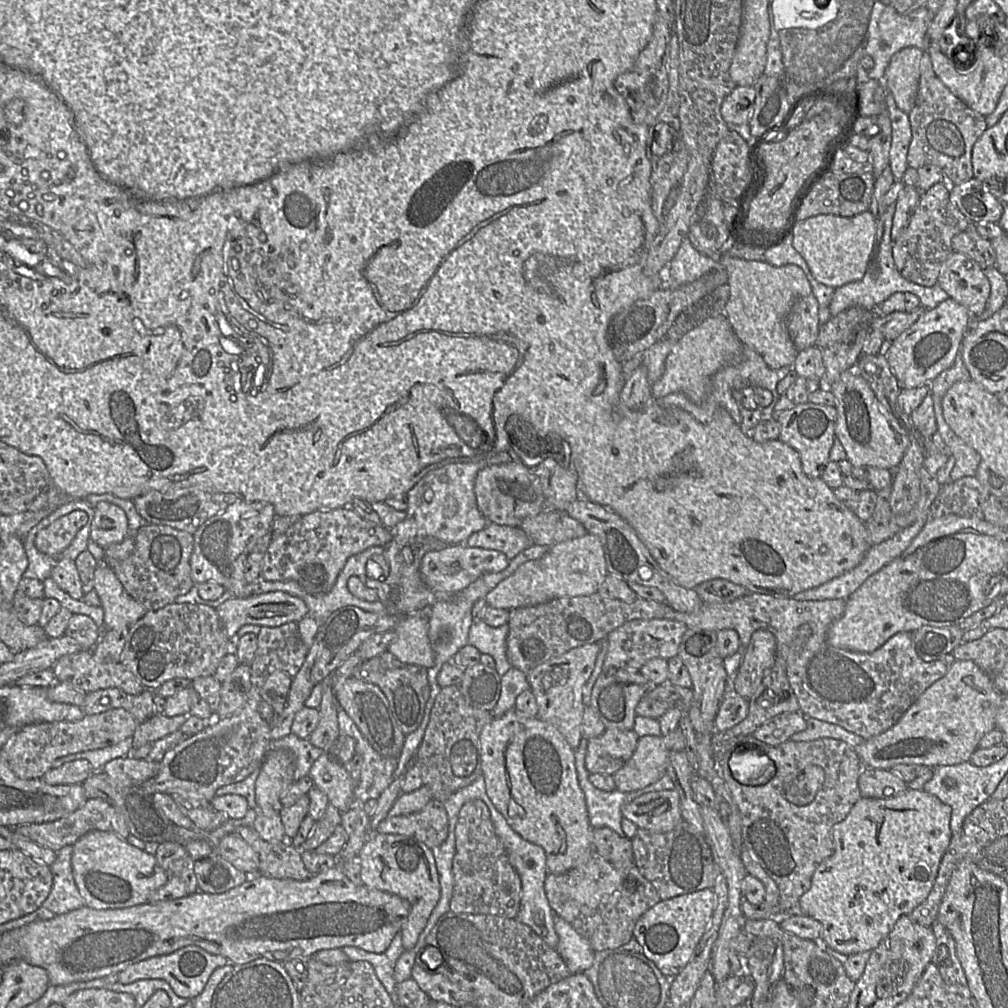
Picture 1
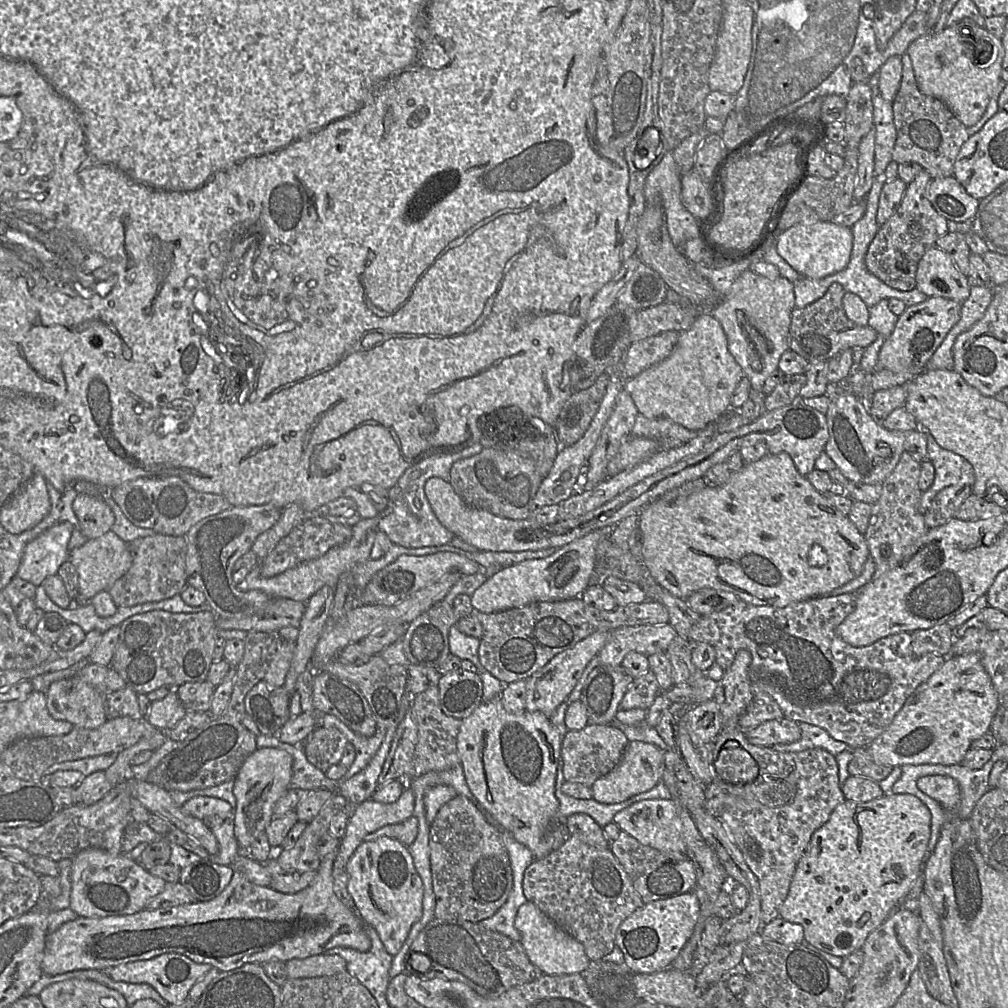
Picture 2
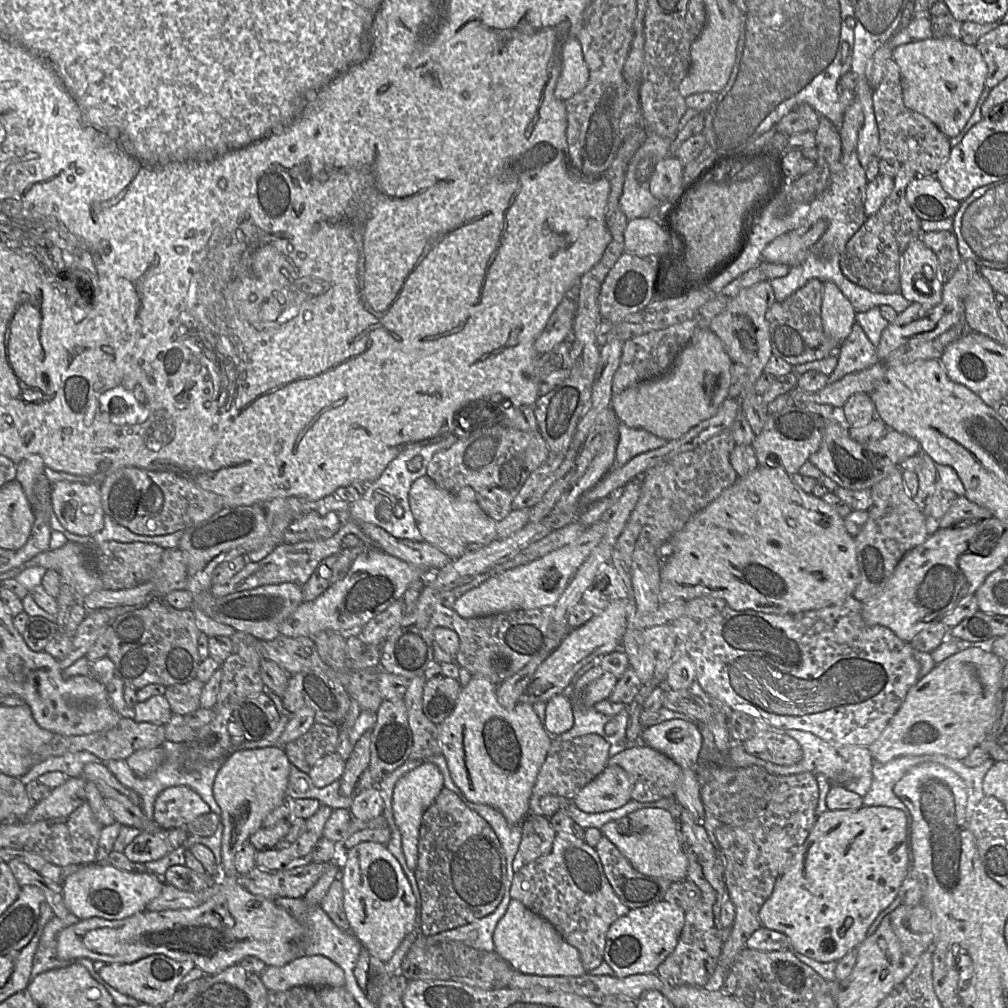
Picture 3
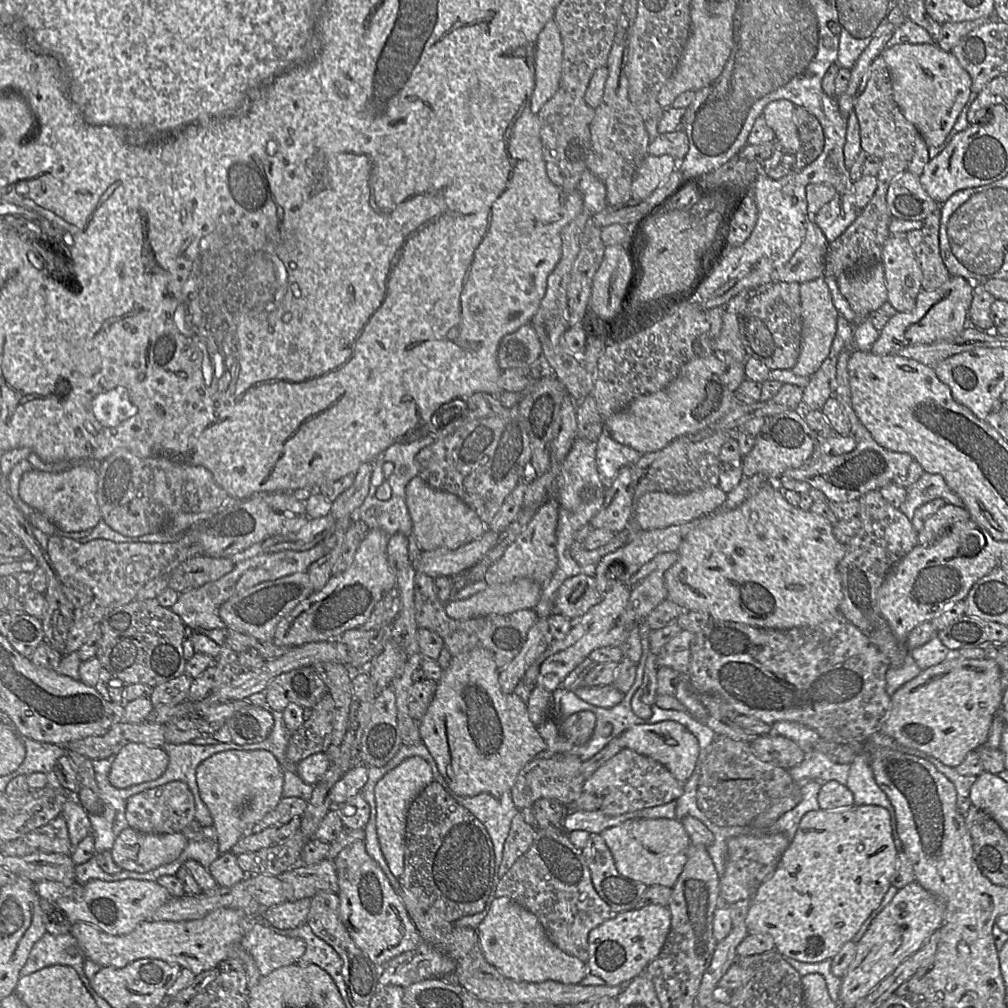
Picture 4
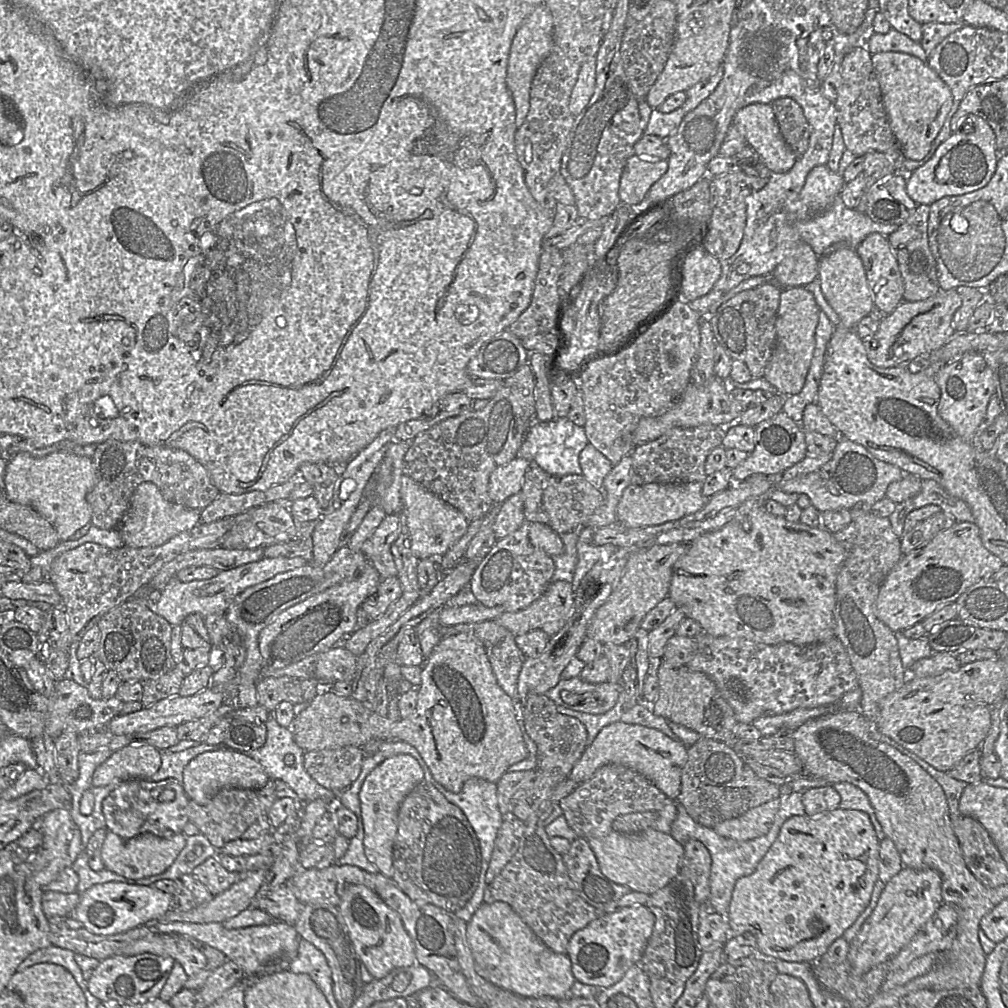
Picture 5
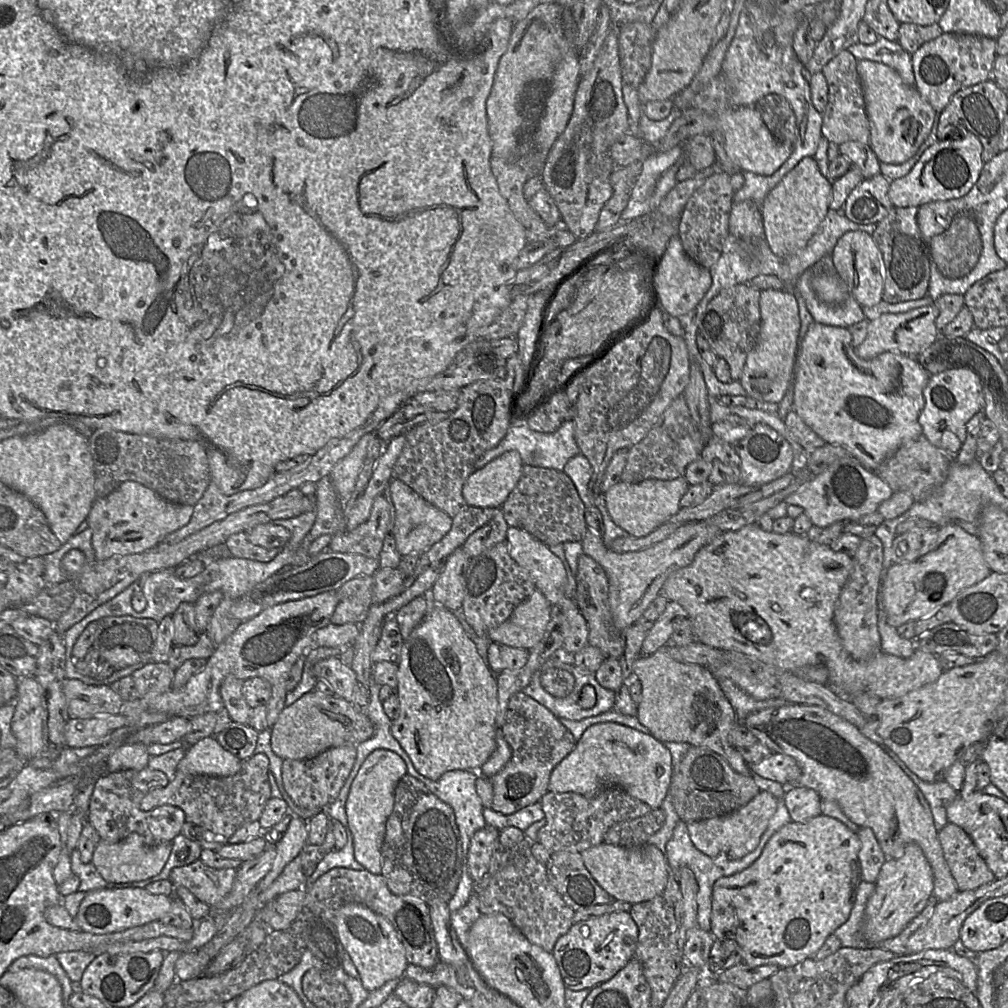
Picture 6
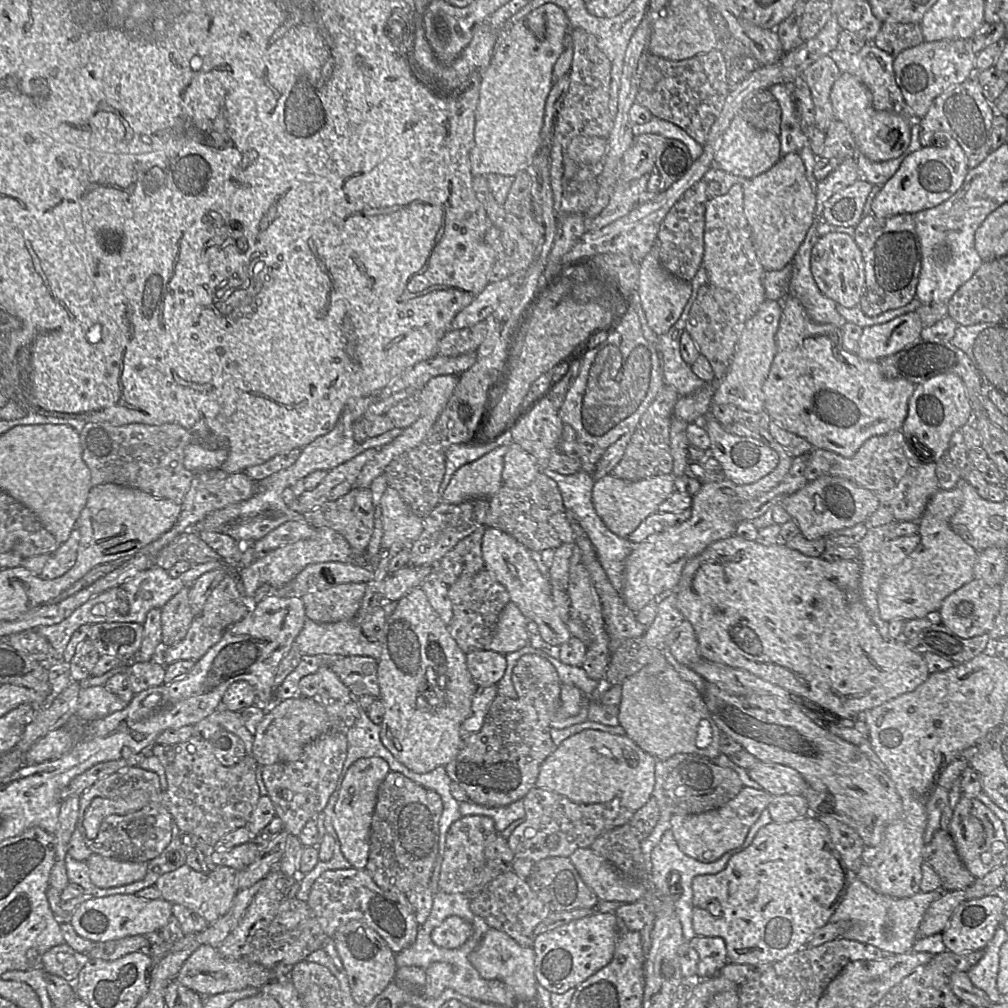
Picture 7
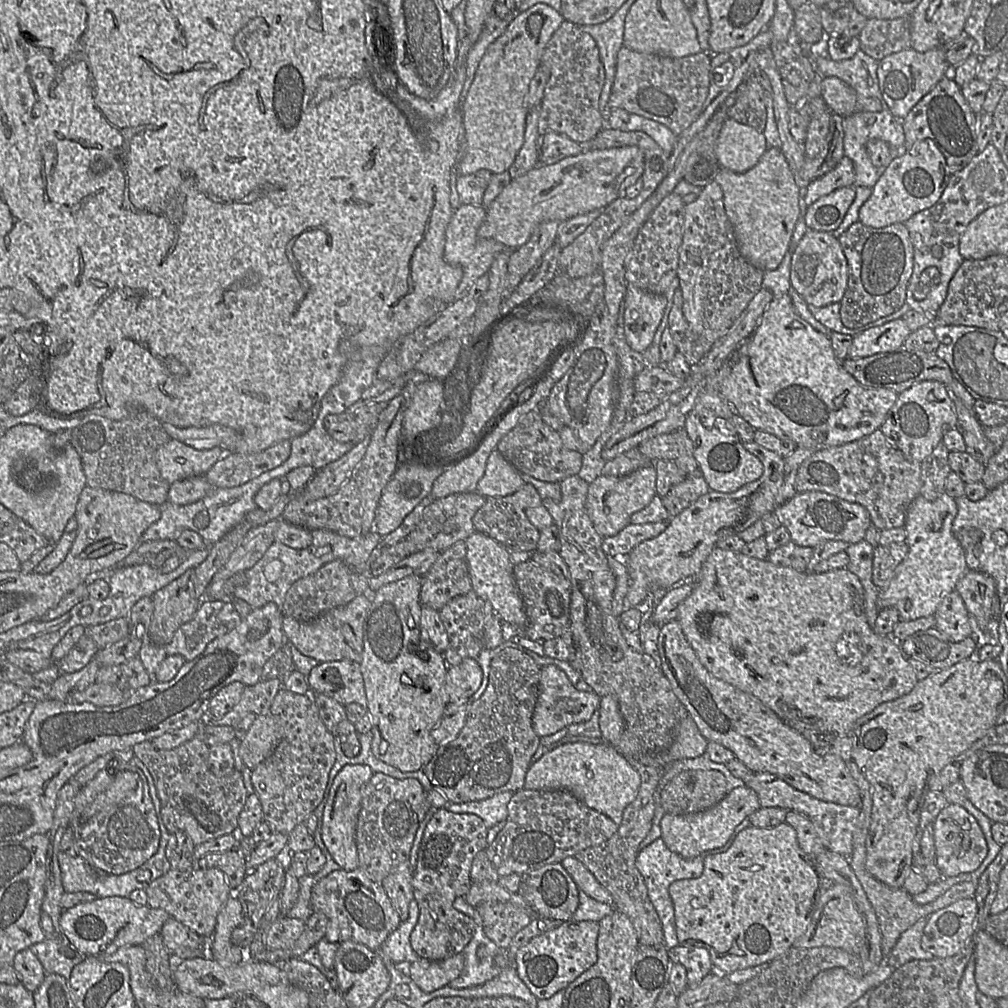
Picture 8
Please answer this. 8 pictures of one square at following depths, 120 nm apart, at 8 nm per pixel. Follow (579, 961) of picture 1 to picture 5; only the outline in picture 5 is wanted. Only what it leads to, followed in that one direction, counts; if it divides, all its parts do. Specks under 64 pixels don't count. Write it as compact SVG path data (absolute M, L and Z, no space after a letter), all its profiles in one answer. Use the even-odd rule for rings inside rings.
M502 901L482 904L467 923L466 933L480 977L524 997L563 999L569 996L576 981L570 958L550 949L509 904Z

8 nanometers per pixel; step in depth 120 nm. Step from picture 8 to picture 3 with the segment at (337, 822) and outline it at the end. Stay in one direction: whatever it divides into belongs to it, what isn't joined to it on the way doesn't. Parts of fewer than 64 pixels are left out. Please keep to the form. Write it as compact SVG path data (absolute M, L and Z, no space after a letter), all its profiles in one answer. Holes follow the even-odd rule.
M432 763L421 764L417 768L406 773L395 784L392 794L391 812L394 825L401 836L402 851L409 869L414 870L417 865L419 828L422 815L435 801L443 788L443 775L438 767Z

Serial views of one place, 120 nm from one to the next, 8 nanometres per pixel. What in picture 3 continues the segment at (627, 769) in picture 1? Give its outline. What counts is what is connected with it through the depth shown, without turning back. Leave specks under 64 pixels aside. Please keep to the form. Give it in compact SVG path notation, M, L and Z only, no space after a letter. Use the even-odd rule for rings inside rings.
M607 766L592 782L573 798L583 812L599 813L619 808L631 800L633 780L619 766Z

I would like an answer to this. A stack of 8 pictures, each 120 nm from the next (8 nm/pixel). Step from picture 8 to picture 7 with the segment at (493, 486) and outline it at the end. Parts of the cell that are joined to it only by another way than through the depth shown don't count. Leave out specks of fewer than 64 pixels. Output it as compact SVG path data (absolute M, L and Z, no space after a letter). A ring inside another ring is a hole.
M517 444L508 446L502 471L503 486L522 489L531 484L542 469L535 458Z

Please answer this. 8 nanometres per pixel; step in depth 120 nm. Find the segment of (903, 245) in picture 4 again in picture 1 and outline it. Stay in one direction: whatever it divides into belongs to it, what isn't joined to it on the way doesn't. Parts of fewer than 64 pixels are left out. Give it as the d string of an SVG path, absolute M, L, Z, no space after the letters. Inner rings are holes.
M954 252L943 264L937 285L946 291L949 298L965 306L972 315L980 315L990 295L990 282L979 264L965 254Z

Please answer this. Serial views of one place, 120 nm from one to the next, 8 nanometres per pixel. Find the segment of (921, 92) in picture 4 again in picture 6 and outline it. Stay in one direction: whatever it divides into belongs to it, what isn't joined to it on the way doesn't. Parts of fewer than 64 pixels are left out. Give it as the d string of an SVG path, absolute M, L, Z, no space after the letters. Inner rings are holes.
M870 60L858 62L866 113L870 123L869 147L881 163L902 164L913 157L931 133L936 111L891 67Z

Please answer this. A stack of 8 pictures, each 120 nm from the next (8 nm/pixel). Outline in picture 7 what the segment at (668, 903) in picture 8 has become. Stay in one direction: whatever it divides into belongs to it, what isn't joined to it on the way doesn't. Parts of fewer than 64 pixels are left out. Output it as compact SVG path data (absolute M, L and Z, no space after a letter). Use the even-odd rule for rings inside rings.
M669 829L664 832L660 842L654 847L650 856L650 880L652 889L662 897L670 897L674 902L675 911L682 925L685 941L690 941L696 935L692 926L693 914L693 891L691 883L698 875L716 874L724 870L729 858L741 851L742 846L734 851L724 854L719 860L713 862L700 862L684 854L678 847L672 831Z

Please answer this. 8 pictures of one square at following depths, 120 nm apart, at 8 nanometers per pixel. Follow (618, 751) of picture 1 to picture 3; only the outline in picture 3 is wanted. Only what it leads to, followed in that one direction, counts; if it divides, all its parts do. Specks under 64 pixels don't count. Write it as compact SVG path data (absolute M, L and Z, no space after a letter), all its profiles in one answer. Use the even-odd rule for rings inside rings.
M595 733L567 741L553 739L552 746L533 786L532 798L554 795L573 799L582 788L605 770L611 756L611 745L602 736Z

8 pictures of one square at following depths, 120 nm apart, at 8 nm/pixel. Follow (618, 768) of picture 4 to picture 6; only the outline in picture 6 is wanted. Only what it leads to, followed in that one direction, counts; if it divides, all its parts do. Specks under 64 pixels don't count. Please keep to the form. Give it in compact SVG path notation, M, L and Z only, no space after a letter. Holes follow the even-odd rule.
M620 788L605 789L591 798L575 792L547 791L541 797L540 803L545 824L538 831L534 843L541 844L550 853L556 851L581 853L602 843L605 833L612 825L641 817L653 810L648 804Z

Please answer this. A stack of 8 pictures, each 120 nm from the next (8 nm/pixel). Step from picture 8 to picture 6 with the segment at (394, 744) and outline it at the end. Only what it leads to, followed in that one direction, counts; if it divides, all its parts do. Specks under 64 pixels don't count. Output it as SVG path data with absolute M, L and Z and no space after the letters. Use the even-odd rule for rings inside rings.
M434 603L421 623L405 639L397 663L397 686L400 711L390 732L421 775L438 780L451 770L478 771L496 750L498 688L496 675L479 654L475 642L460 621L448 609Z

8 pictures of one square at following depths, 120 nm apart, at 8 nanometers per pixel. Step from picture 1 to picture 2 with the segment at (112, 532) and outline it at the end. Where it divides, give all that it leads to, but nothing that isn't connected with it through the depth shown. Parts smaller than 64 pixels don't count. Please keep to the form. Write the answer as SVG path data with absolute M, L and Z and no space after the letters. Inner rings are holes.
M78 493L72 510L78 520L78 529L87 539L95 539L111 531L115 522L110 506L99 497Z

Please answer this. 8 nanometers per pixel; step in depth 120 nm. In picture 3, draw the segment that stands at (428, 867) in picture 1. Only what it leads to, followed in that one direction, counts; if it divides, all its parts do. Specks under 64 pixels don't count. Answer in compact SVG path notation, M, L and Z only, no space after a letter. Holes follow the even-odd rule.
M361 842L345 853L340 880L343 884L344 911L351 932L373 957L383 963L388 962L404 938L415 929L416 898L402 866L386 845Z

